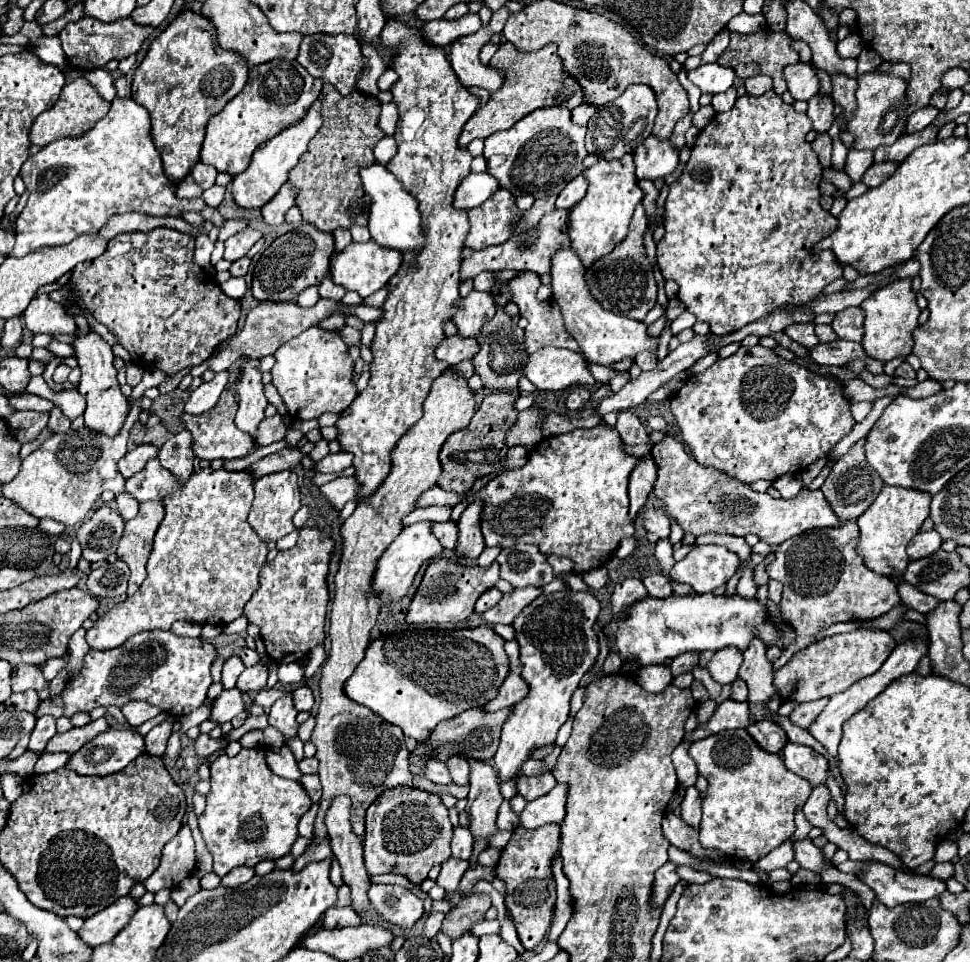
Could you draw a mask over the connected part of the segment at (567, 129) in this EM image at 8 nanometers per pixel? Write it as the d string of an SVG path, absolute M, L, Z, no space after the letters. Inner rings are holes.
M544 107L536 109L524 119L520 119L514 127L506 131L498 131L484 141L484 157L486 157L486 171L494 175L502 189L508 189L512 195L532 195L532 197L550 197L558 195L566 185L566 179L574 179L582 171L582 161L588 155L584 147L586 127L574 125L570 119L570 109L566 107Z

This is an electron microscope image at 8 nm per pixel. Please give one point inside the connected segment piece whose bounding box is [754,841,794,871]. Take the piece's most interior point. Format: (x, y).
(780, 857)

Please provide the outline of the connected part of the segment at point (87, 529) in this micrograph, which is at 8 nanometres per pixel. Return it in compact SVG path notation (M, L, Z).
M108 505L100 507L92 517L80 525L76 539L82 545L82 557L88 561L104 561L108 555L116 553L118 541L122 537L124 521L118 511Z

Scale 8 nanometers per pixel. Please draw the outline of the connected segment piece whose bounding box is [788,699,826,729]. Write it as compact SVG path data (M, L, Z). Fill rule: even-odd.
M818 699L818 701L810 701L810 703L800 703L800 705L796 705L796 709L788 715L788 719L790 719L794 725L806 729L806 723L812 723L812 721L814 721L814 715L818 715L818 711L822 711L824 705L826 705L826 699Z

